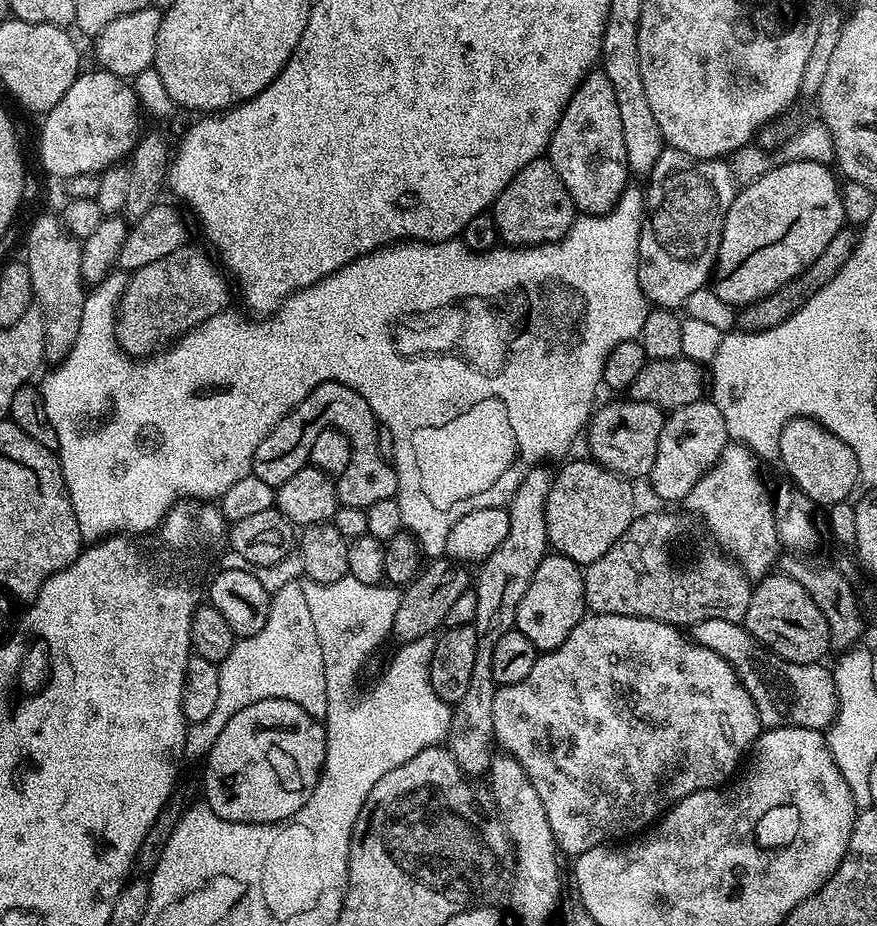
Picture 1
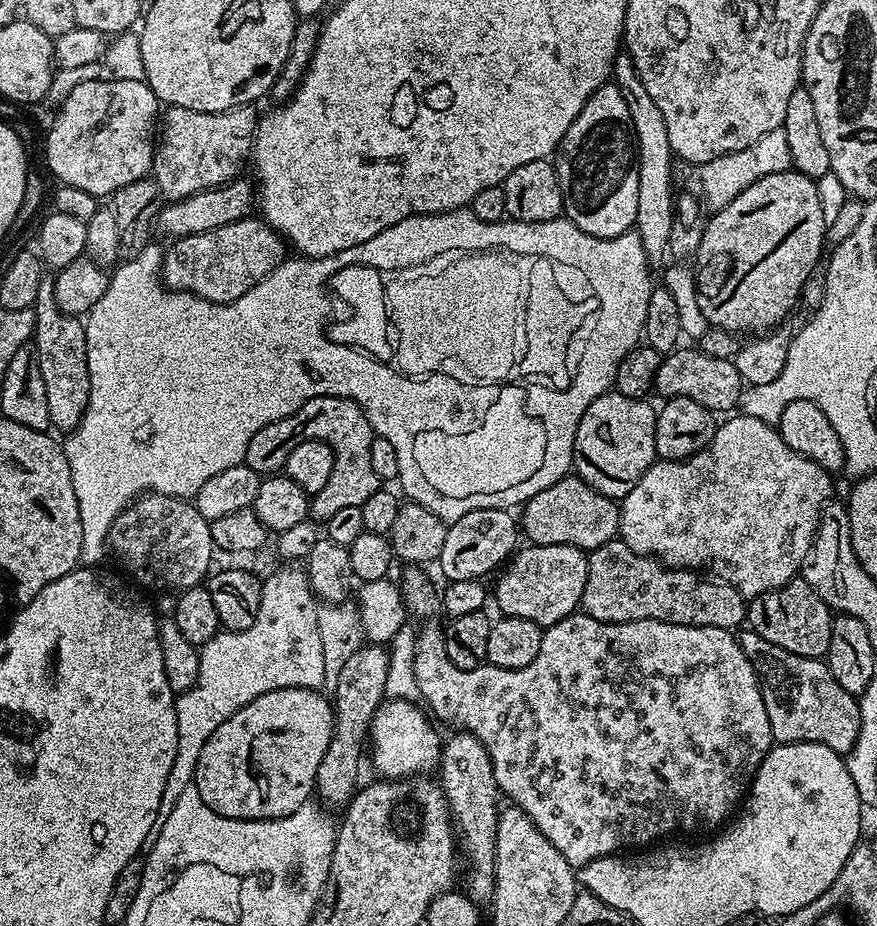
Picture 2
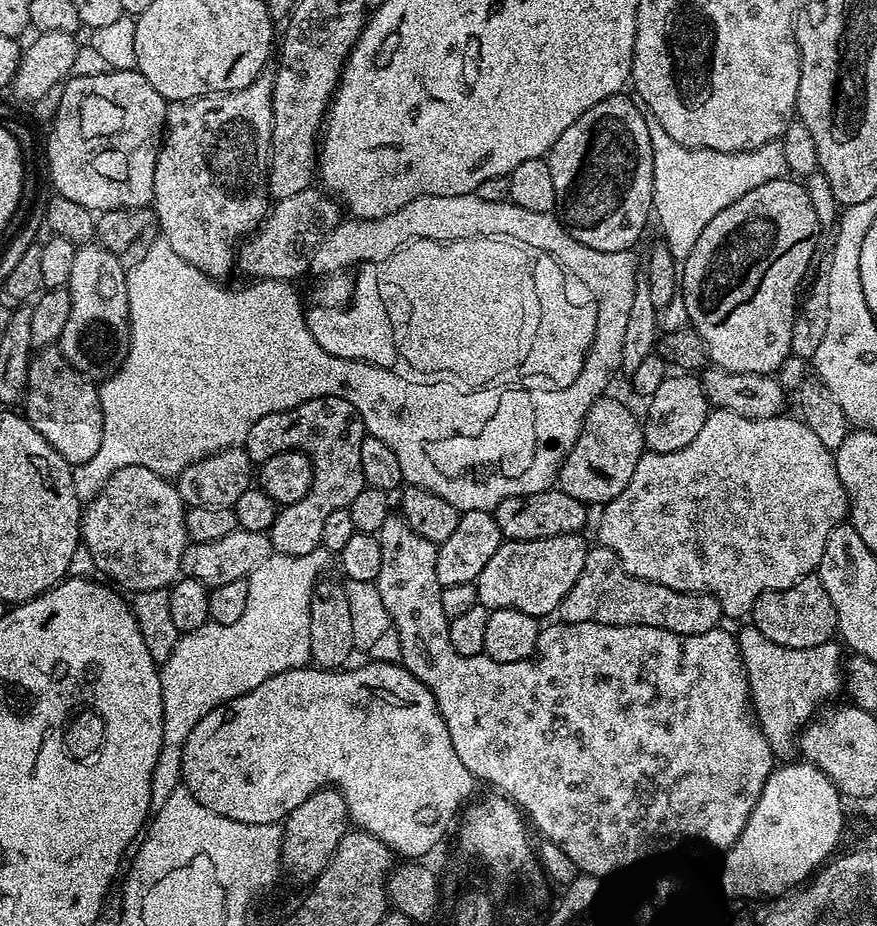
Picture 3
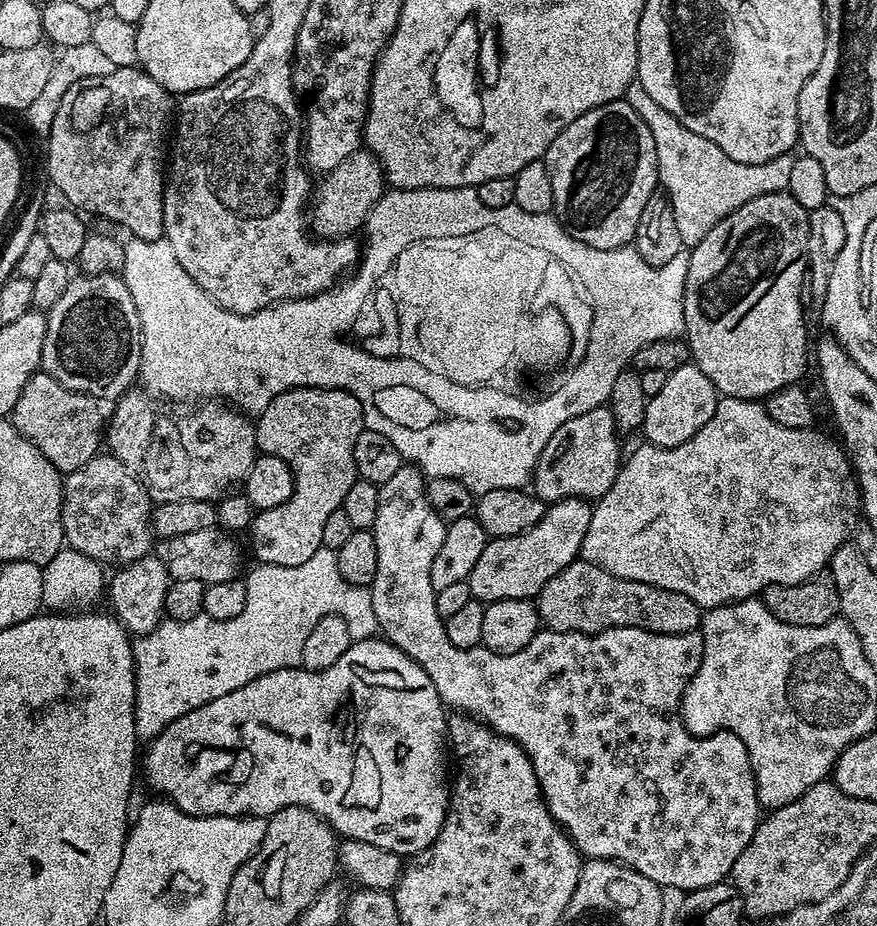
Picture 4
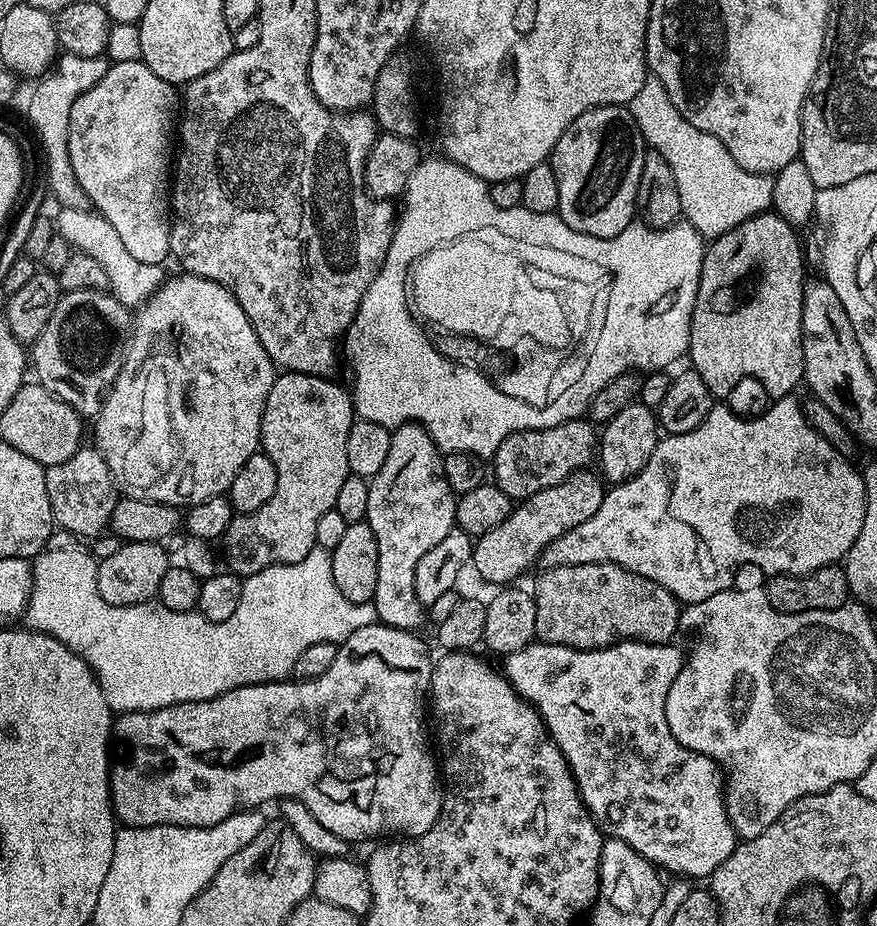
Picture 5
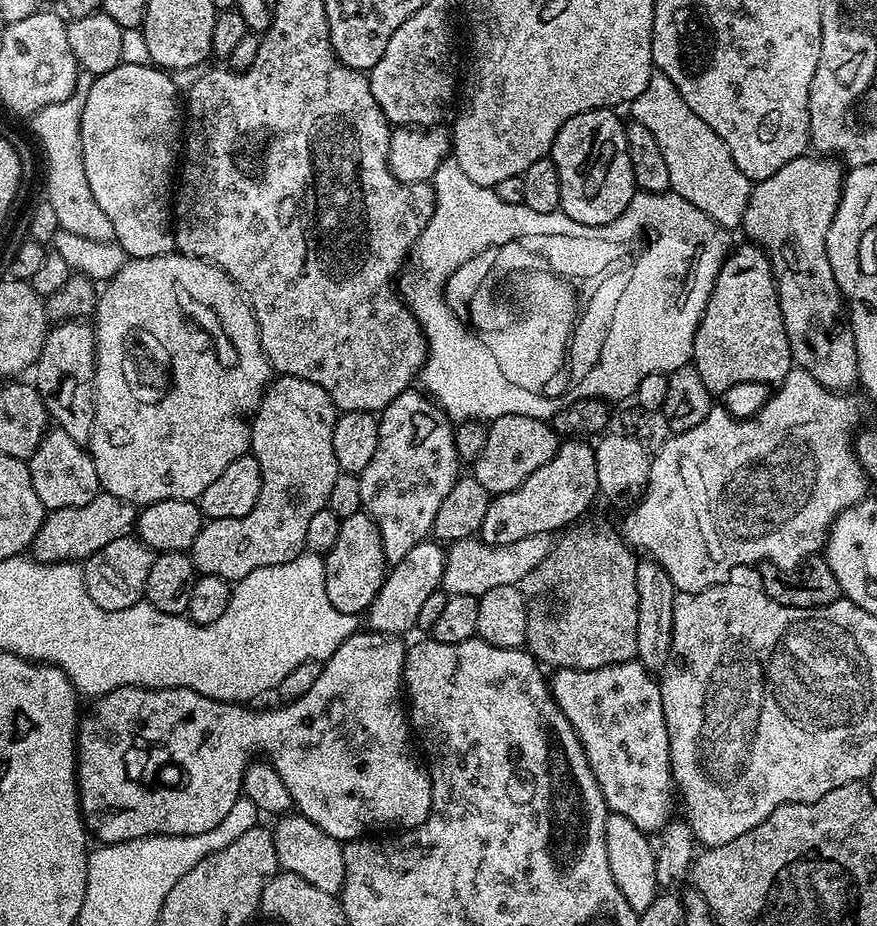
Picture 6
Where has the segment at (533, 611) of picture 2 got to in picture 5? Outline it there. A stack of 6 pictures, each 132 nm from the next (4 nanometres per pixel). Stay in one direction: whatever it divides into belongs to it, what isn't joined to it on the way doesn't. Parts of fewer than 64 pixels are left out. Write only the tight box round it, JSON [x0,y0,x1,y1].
[471,470,606,586]

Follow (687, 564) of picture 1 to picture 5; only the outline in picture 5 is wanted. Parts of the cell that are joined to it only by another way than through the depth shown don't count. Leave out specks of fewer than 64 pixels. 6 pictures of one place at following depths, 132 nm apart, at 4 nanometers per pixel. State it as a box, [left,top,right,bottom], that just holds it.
[534,564,682,648]

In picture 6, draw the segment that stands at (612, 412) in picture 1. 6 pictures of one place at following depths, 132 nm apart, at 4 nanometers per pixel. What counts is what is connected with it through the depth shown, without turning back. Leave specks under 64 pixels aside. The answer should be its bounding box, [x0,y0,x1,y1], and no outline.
[474,414,562,496]

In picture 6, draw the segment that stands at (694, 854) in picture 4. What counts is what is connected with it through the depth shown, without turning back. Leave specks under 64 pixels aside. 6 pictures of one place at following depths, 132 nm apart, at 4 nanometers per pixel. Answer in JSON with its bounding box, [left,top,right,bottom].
[358,391,674,833]

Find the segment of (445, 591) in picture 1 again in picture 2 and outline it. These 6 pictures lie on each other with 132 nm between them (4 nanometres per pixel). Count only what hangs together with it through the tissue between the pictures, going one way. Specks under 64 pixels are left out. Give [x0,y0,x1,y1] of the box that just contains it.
[314,643,390,810]

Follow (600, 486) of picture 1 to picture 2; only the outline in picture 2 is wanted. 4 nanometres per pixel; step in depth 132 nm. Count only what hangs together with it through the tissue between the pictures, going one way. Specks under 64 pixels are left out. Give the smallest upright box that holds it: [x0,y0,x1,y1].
[518,474,620,550]

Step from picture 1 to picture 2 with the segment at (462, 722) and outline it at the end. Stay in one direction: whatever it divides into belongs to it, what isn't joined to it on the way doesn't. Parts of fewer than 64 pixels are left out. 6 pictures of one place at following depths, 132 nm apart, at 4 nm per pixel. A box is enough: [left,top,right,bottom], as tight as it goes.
[438,730,500,905]

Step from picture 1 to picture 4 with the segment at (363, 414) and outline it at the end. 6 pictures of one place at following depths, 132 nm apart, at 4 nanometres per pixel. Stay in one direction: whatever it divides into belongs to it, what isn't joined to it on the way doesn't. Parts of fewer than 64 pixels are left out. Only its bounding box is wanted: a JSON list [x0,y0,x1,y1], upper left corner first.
[254,388,364,518]

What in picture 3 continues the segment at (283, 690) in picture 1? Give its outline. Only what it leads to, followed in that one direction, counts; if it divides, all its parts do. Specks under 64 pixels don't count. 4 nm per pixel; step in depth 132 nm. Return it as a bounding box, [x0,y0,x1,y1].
[150,547,330,810]

